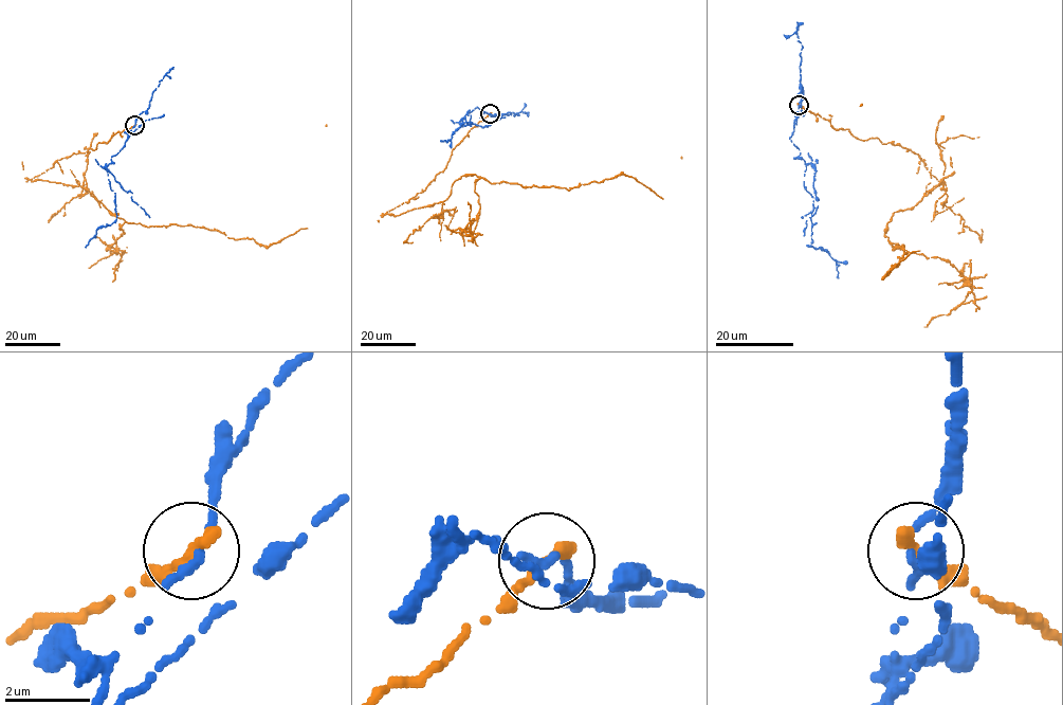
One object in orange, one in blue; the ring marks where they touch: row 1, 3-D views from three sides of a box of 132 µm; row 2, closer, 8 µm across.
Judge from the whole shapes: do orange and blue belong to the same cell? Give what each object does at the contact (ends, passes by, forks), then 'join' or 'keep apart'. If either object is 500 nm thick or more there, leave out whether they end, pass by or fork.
orange ends there; blue ends there; keep apart

